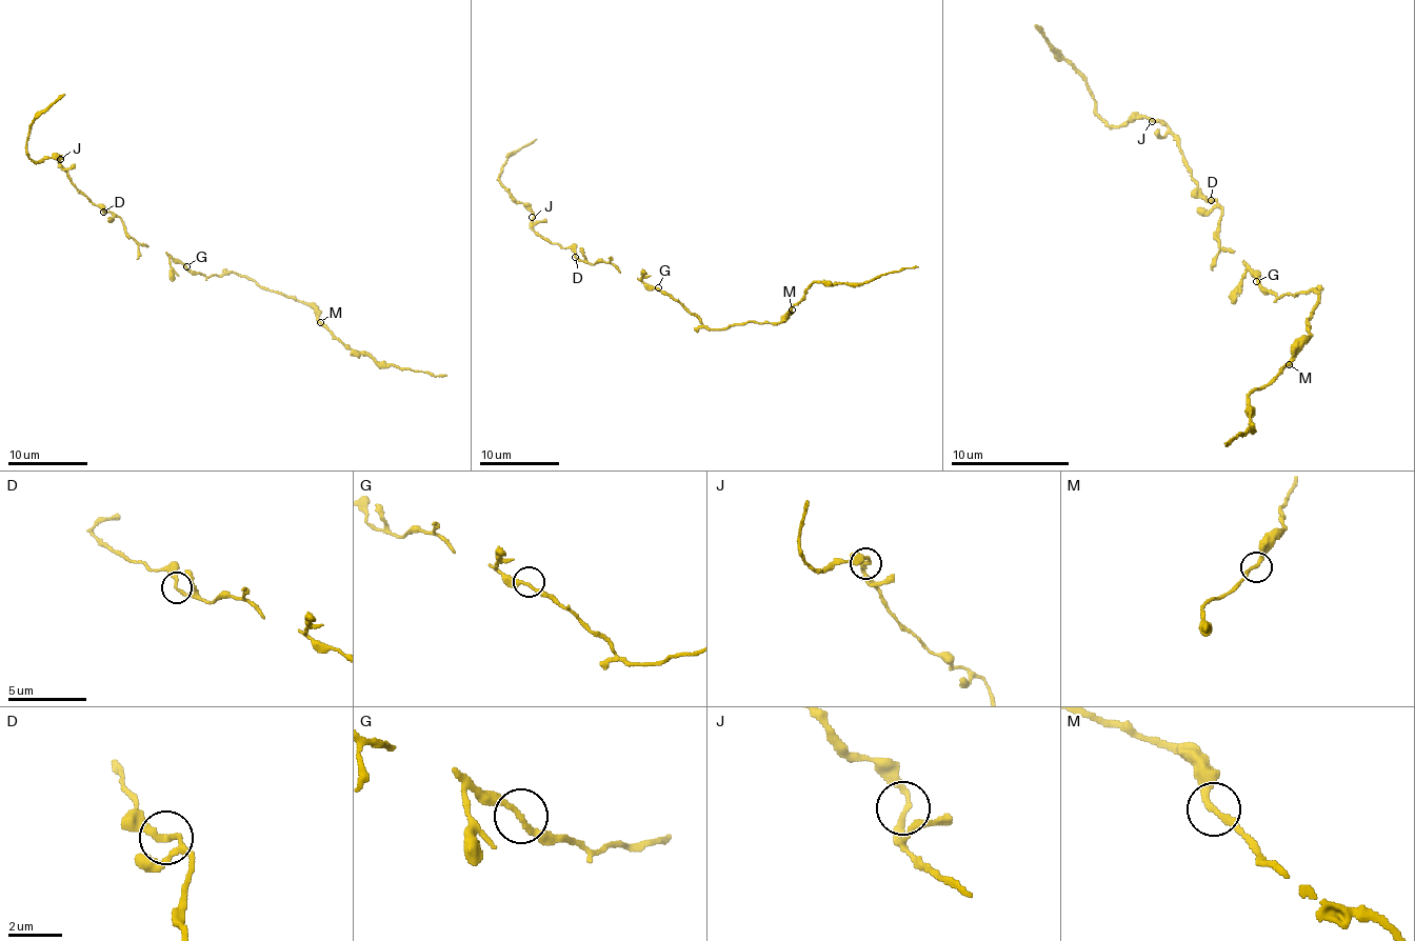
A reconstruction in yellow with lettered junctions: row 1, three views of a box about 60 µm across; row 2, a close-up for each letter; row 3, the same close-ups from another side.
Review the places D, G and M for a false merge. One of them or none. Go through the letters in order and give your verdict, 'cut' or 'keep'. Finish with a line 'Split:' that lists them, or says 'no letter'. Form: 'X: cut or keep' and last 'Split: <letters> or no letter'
D: keep
G: keep
M: keep
Split: no letter

